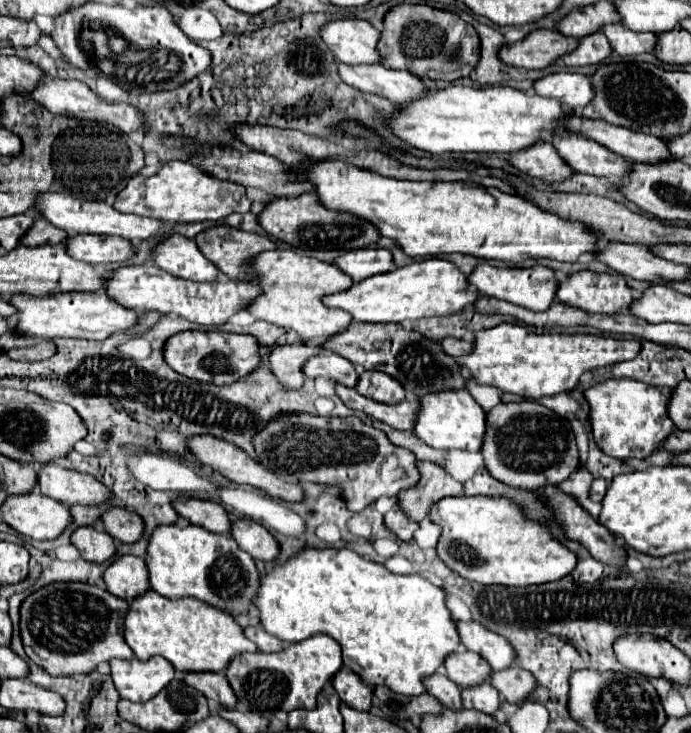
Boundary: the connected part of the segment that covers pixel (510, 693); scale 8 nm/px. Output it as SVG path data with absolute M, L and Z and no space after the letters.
M516 665L492 671L488 683L508 701L508 703L522 703L534 689L534 677L530 671L520 669Z

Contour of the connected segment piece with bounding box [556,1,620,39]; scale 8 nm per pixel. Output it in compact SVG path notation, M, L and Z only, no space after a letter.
M598 1L594 5L586 5L570 11L556 23L556 31L566 37L584 37L588 33L600 31L606 23L618 23L618 13L610 1Z

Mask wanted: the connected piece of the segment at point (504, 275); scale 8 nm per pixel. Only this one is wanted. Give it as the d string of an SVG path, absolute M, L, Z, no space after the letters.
M482 263L474 269L474 273L468 277L468 281L470 281L470 285L474 285L480 293L484 293L488 297L526 307L530 311L546 311L550 307L550 303L554 303L556 291L558 291L558 279L556 279L554 271L544 265L534 265L528 269L522 269L522 267L492 267L488 263Z

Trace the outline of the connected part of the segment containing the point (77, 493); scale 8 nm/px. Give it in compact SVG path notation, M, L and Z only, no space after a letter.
M54 461L40 465L38 491L64 505L100 505L110 497L110 491L92 475L64 469Z

